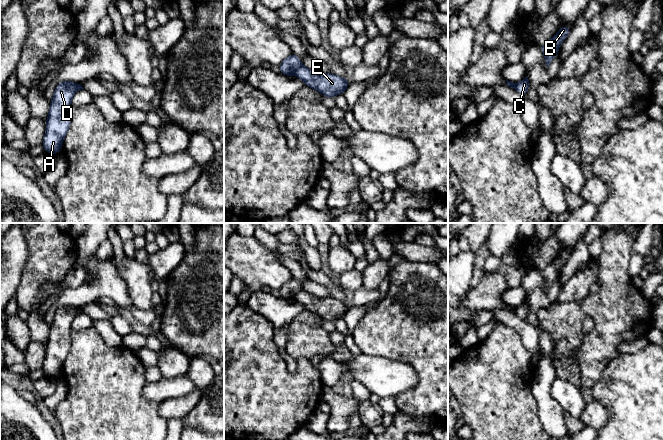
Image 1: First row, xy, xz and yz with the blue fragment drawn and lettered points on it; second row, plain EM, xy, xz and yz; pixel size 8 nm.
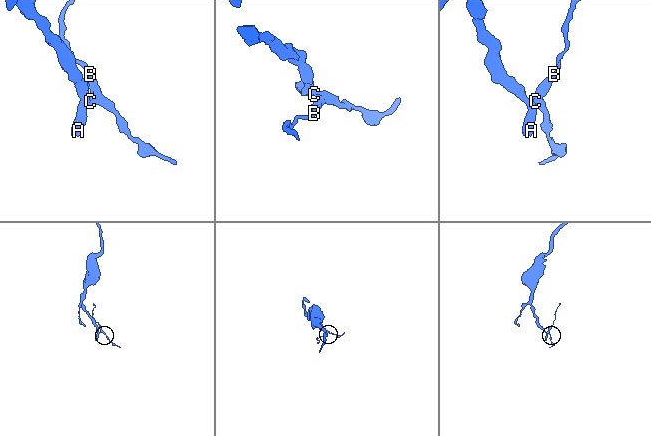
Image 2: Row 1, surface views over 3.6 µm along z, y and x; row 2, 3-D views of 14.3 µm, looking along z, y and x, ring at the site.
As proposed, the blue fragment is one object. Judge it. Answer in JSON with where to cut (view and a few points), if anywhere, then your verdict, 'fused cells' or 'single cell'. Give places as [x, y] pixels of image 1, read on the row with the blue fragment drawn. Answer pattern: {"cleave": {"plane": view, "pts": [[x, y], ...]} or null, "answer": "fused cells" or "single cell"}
{"cleave": {"plane": "xz", "pts": [[302, 65], [296, 71]]}, "answer": "fused cells"}

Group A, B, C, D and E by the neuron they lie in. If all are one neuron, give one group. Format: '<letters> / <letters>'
A D / B C E

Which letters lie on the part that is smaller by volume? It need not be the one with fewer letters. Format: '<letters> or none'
B, C, E

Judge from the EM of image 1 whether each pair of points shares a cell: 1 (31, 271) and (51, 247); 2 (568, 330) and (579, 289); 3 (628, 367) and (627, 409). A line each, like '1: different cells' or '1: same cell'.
1: same cell
2: different cells
3: same cell

